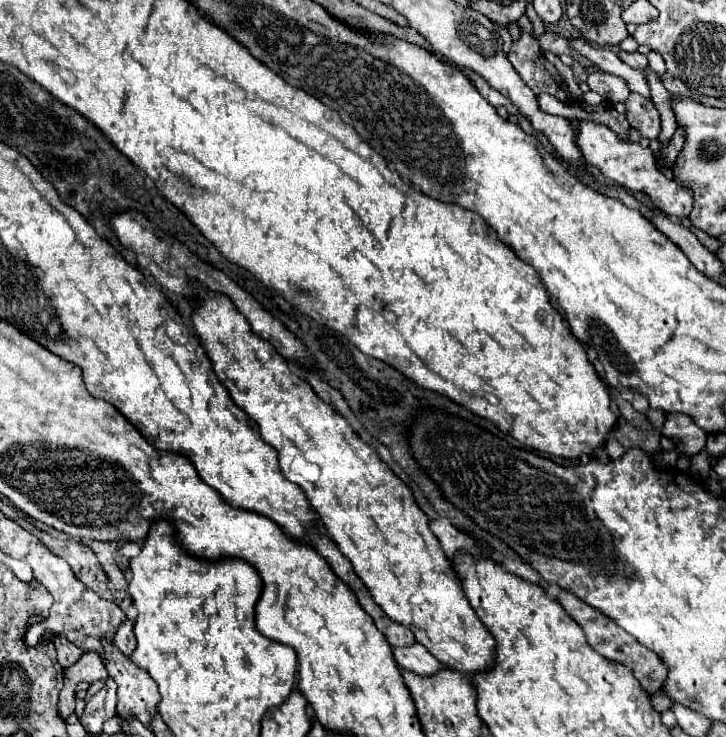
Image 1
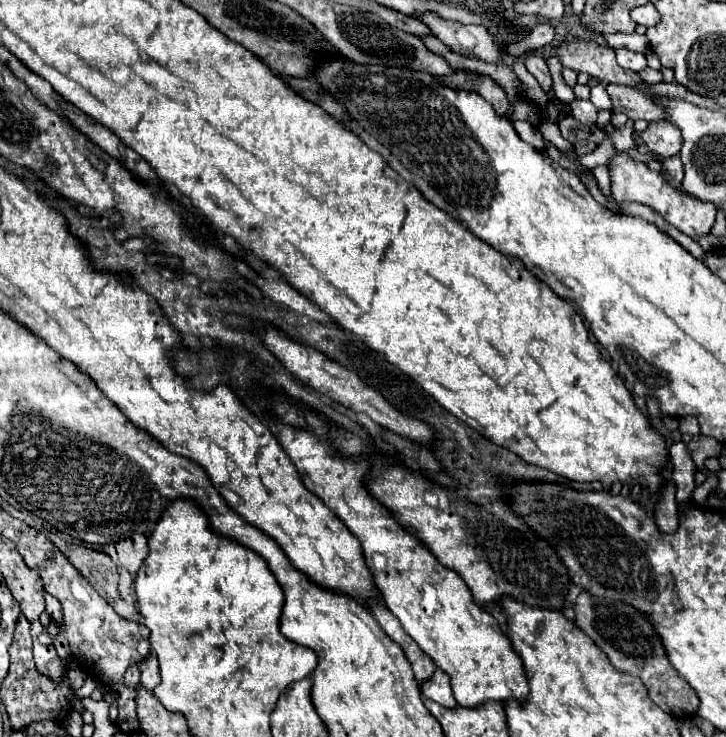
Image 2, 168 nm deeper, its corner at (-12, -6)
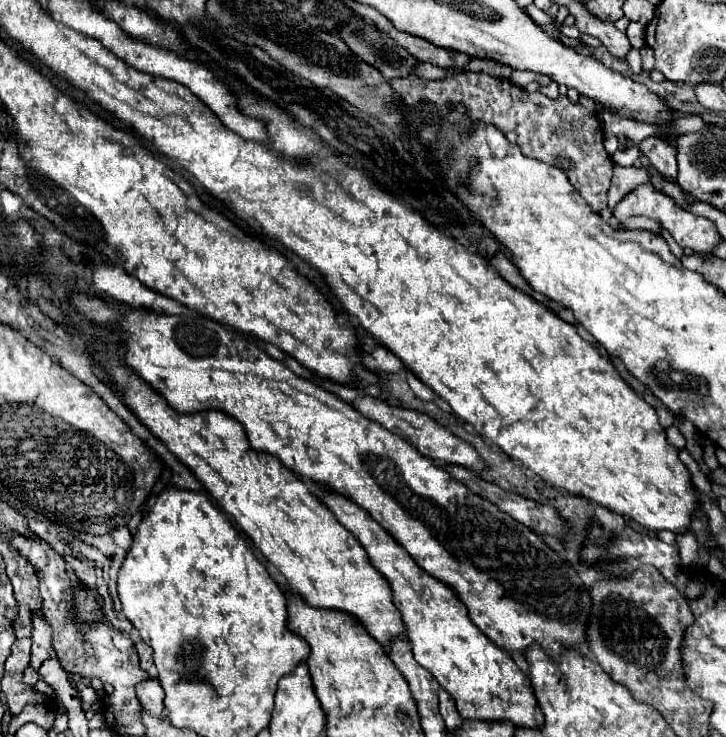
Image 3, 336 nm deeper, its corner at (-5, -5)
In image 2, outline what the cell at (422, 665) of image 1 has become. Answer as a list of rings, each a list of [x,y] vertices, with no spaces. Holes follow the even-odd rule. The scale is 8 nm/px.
[[[436,667],[432,679],[428,679],[428,683],[422,683],[422,695],[426,695],[428,699],[444,705],[444,707],[456,707],[456,699],[452,695],[452,687],[450,687],[450,679],[444,671],[440,671]]]

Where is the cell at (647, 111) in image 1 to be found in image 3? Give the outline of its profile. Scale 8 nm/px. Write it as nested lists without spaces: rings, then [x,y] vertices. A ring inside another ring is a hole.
[[[651,136],[651,138],[645,138],[639,148],[649,158],[651,166],[663,178],[677,180],[677,160],[675,160],[677,150],[675,150],[675,146],[671,146],[667,140],[661,140],[657,136]]]

